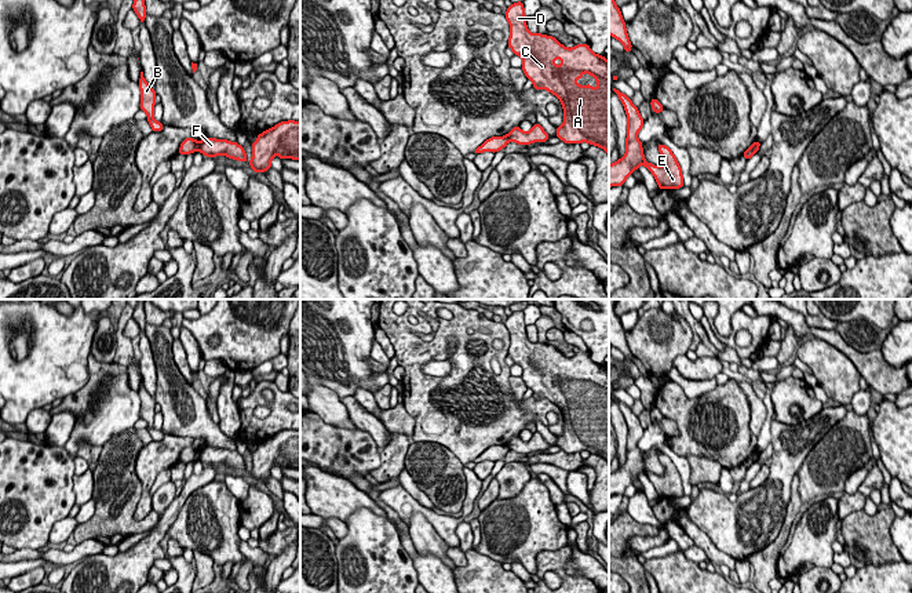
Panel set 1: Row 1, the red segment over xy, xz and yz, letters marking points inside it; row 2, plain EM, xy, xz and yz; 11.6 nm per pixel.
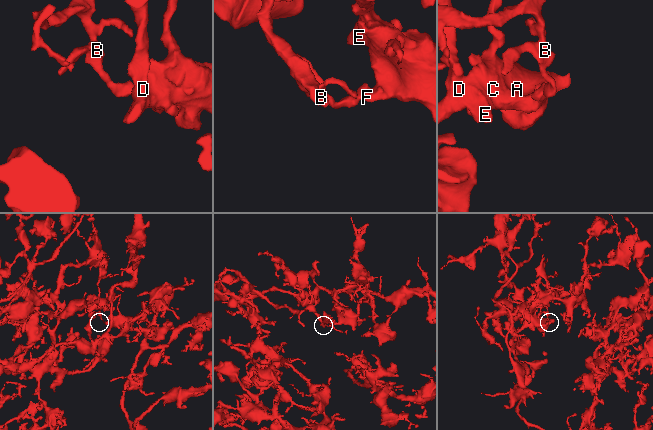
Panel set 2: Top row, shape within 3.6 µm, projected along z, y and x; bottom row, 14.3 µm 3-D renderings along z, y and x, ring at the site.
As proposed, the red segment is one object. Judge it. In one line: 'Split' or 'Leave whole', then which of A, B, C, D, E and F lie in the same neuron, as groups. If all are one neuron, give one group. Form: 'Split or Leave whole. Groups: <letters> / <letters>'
Split. Groups: A C D E F / B

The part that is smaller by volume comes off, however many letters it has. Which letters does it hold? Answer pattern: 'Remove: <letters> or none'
Remove: B

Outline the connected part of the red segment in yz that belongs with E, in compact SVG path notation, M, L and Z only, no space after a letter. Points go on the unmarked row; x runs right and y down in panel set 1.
M613 397L613 400L620 407L628 428L627 433L627 448L625 448L625 463L616 472L609 474L609 496L623 495L625 488L632 484L634 479L638 479L643 473L654 485L659 498L679 498L683 496L683 485L681 474L671 461L671 458L663 452L659 452L659 461L664 466L664 474L657 476L645 469L642 452L636 444L643 436L643 428L638 416L631 411L631 408Z

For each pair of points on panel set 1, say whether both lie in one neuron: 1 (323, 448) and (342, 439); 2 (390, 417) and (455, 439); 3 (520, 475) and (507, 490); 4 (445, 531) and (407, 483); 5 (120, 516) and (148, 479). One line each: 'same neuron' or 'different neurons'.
1: same neuron
2: different neurons
3: same neuron
4: different neurons
5: different neurons

